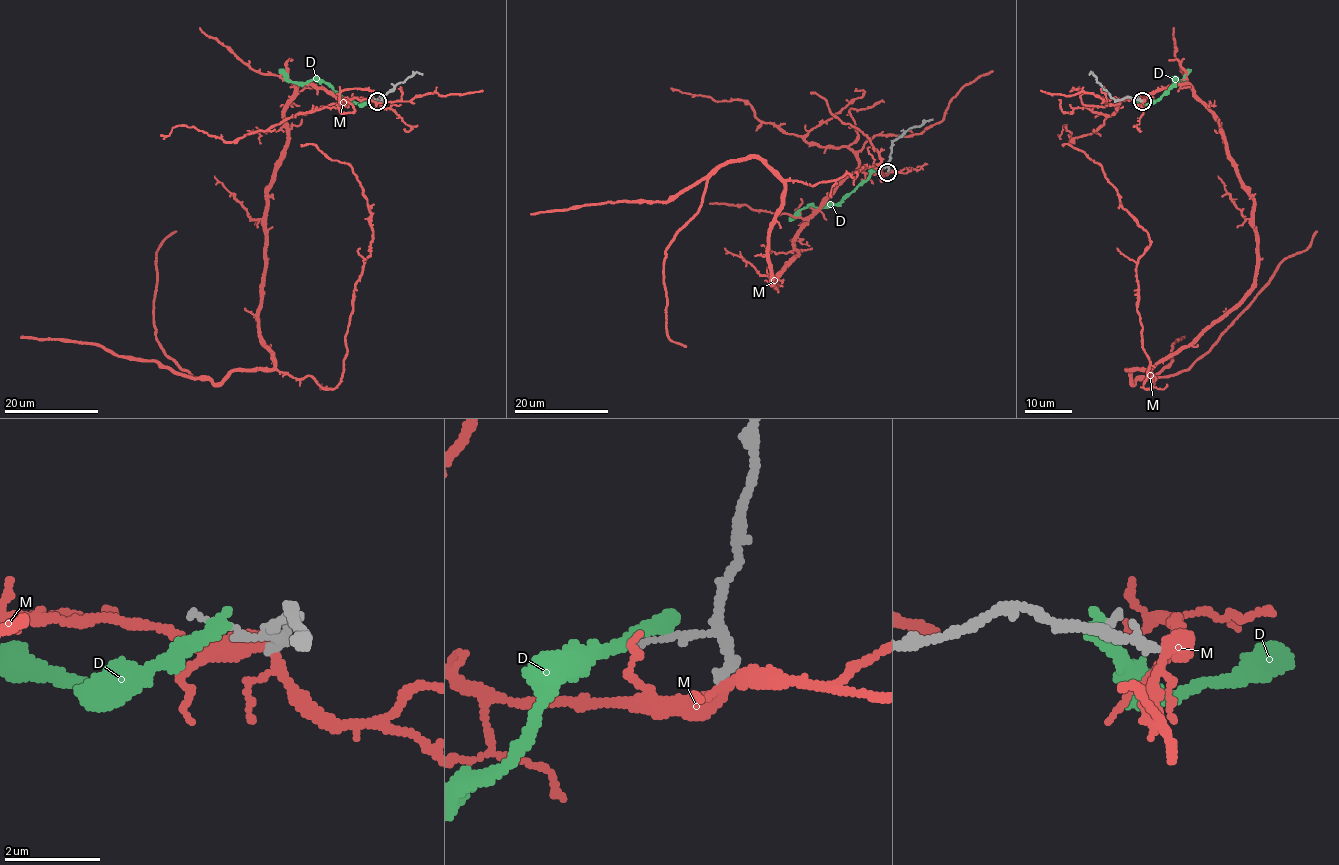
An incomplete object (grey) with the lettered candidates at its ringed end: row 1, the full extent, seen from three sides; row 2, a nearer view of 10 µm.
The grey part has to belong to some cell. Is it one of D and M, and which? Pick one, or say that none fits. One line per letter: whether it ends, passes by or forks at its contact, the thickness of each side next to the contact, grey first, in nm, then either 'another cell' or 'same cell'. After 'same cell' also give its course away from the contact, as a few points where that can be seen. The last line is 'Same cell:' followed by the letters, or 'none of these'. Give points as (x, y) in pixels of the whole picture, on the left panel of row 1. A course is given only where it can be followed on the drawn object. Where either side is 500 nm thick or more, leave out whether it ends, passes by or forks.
D: it ends | 170/320 nm | another cell
M: it forks | 240/280 nm | another cell
Same cell: none of these

